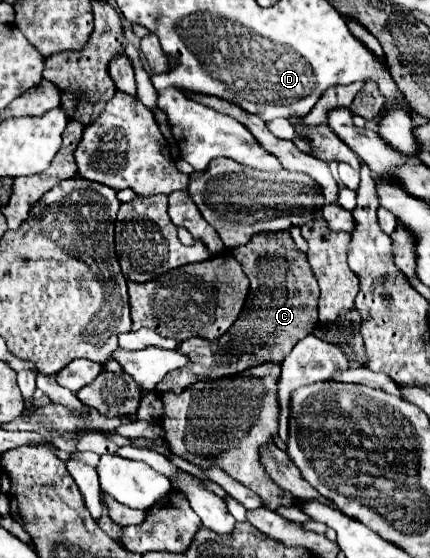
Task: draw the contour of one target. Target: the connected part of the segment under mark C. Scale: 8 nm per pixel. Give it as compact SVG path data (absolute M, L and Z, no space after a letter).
M288 230L264 232L264 234L260 232L258 236L250 238L250 244L244 244L242 248L234 248L232 254L244 266L242 270L248 274L250 280L250 292L242 308L242 314L230 326L230 330L216 340L206 340L198 336L184 340L178 346L178 350L194 358L192 362L194 366L170 372L156 386L156 392L166 392L166 390L180 392L190 384L190 380L198 382L198 380L228 378L258 364L266 364L266 362L280 364L284 356L298 344L298 340L302 340L312 332L318 320L316 306L318 306L320 288L310 270L306 254L298 250Z

